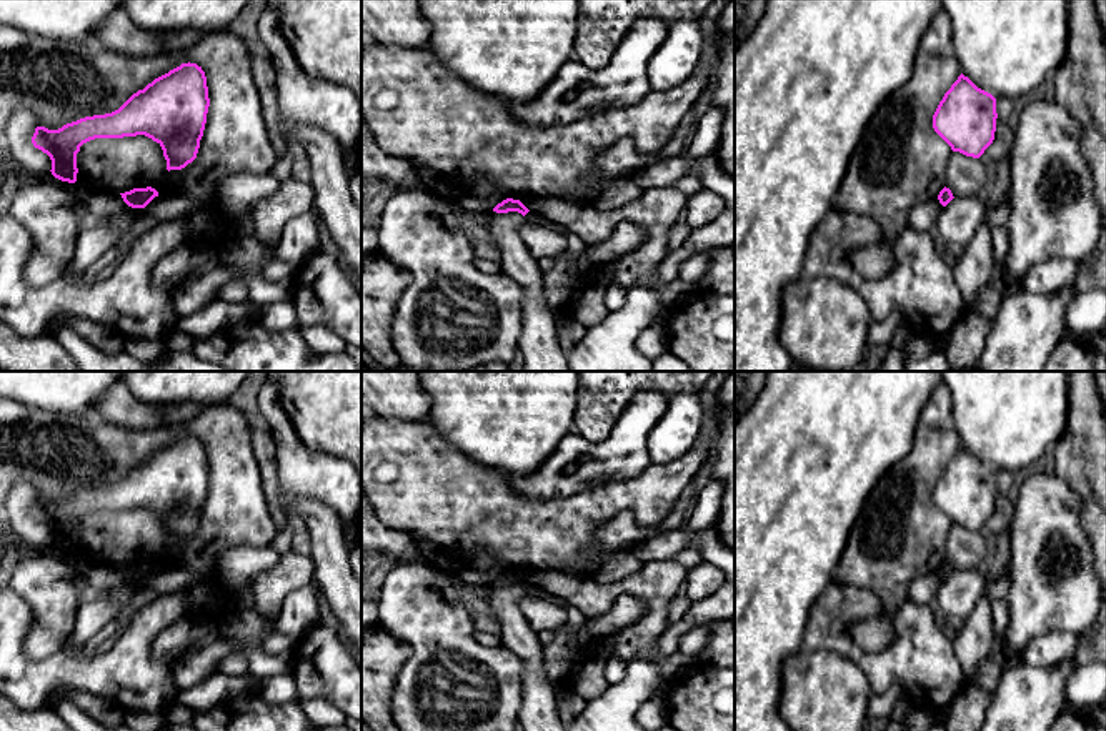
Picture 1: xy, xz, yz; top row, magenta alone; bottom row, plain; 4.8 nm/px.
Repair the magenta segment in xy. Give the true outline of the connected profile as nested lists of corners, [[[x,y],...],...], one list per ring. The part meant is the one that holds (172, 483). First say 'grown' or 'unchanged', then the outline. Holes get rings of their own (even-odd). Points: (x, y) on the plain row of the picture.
unchanged; [[[182,436],[133,466],[118,483],[85,490],[58,503],[37,500],[35,521],[52,533],[52,548],[77,554],[77,526],[95,511],[145,508],[157,515],[167,543],[182,543],[197,531],[210,480],[207,450],[197,436]]]

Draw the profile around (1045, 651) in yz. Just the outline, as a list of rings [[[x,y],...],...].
[[[1053,631],[1034,638],[1021,653],[1021,661],[1036,668],[1054,668],[1059,663],[1074,661],[1079,636],[1073,631]]]

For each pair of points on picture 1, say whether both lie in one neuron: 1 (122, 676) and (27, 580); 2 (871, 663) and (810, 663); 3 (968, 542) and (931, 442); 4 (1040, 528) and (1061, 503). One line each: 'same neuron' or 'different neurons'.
1: different neurons
2: different neurons
3: different neurons
4: same neuron

